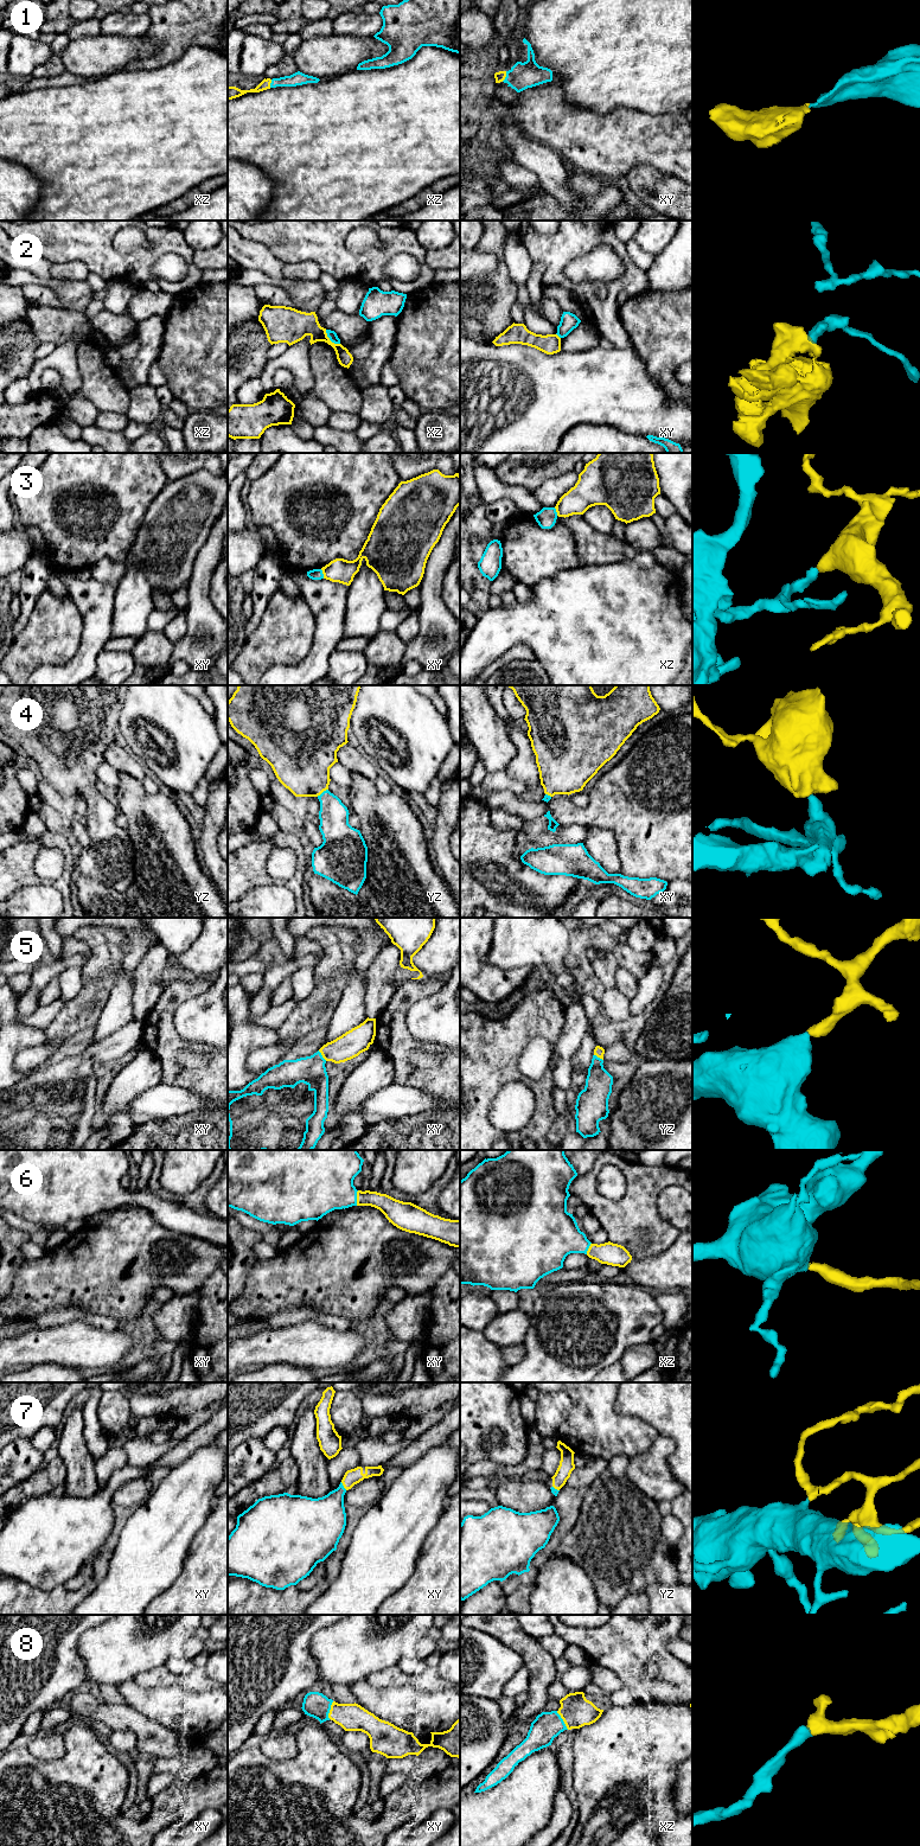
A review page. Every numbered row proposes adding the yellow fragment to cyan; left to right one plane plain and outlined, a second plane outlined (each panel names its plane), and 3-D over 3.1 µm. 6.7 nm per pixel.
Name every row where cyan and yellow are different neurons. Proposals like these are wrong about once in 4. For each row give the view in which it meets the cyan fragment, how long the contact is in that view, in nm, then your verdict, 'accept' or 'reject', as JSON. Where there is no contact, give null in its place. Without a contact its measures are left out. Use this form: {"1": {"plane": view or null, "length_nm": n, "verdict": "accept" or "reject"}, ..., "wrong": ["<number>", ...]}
{"1": {"plane": "xy", "length_nm": 80, "verdict": "accept"}, "2": {"plane": "xz", "length_nm": 140, "verdict": "reject"}, "3": {"plane": "xy", "length_nm": 70, "verdict": "reject"}, "4": {"plane": "yz", "length_nm": 90, "verdict": "accept"}, "5": {"plane": "xy", "length_nm": 90, "verdict": "accept"}, "6": {"plane": "xy", "length_nm": 110, "verdict": "accept"}, "7": {"plane": "xy", "length_nm": 70, "verdict": "accept"}, "8": {"plane": "xz", "length_nm": 150, "verdict": "accept"}, "wrong": ["2", "3"]}

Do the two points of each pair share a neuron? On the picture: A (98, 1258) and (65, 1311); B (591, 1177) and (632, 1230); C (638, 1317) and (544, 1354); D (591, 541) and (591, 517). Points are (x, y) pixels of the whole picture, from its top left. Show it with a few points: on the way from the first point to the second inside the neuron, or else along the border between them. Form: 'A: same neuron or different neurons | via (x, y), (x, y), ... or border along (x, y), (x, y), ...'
A: different neurons | border along (42, 1313), (66, 1305), (81, 1305), (90, 1313)
B: same neuron | via (591, 1192), (618, 1219)
C: same neuron | via (614, 1317), (599, 1320), (582, 1327), (568, 1341)
D: different neurons | border along (581, 515), (594, 529), (611, 534)

